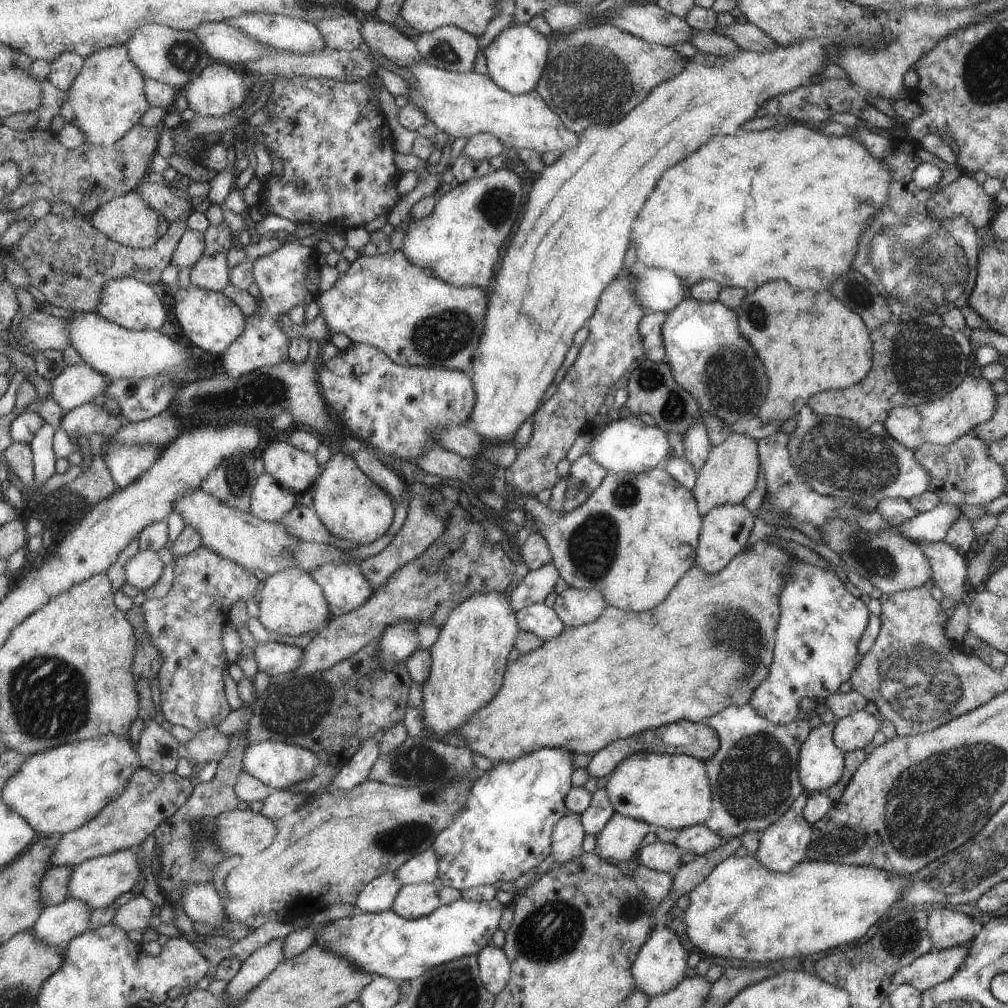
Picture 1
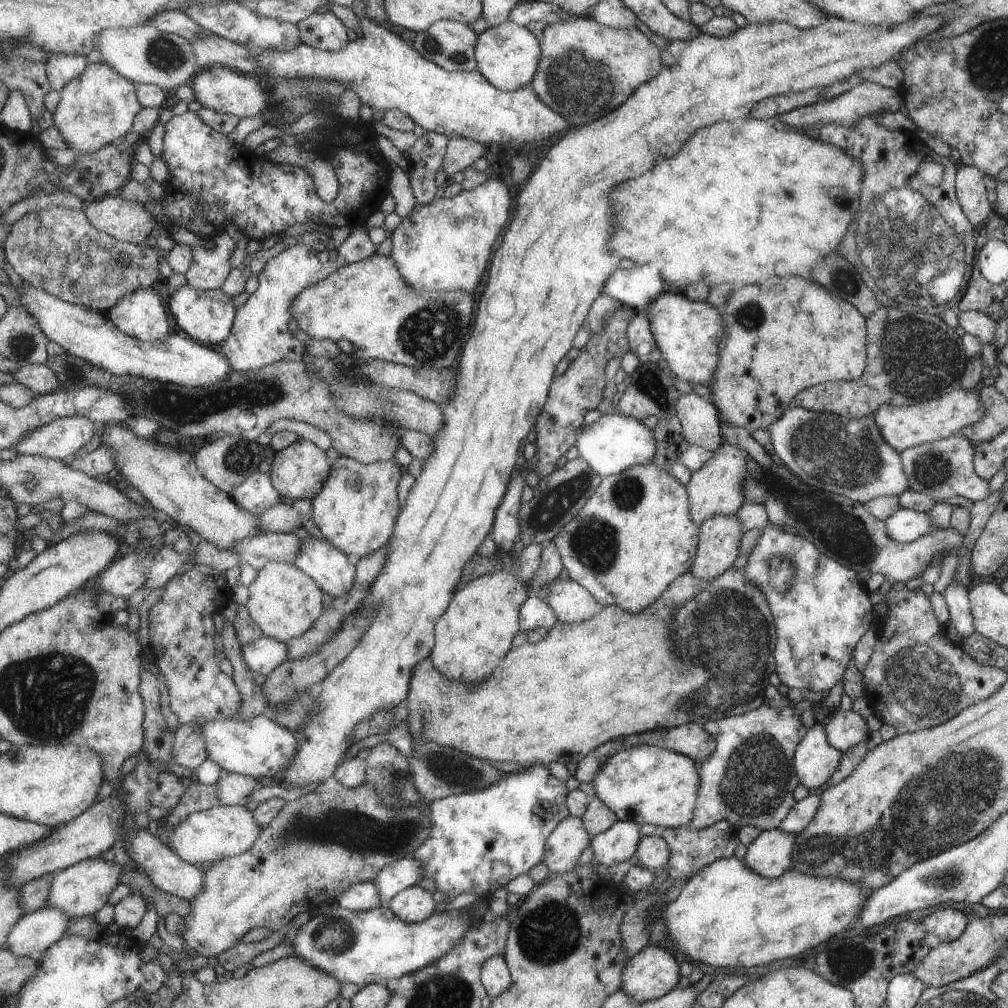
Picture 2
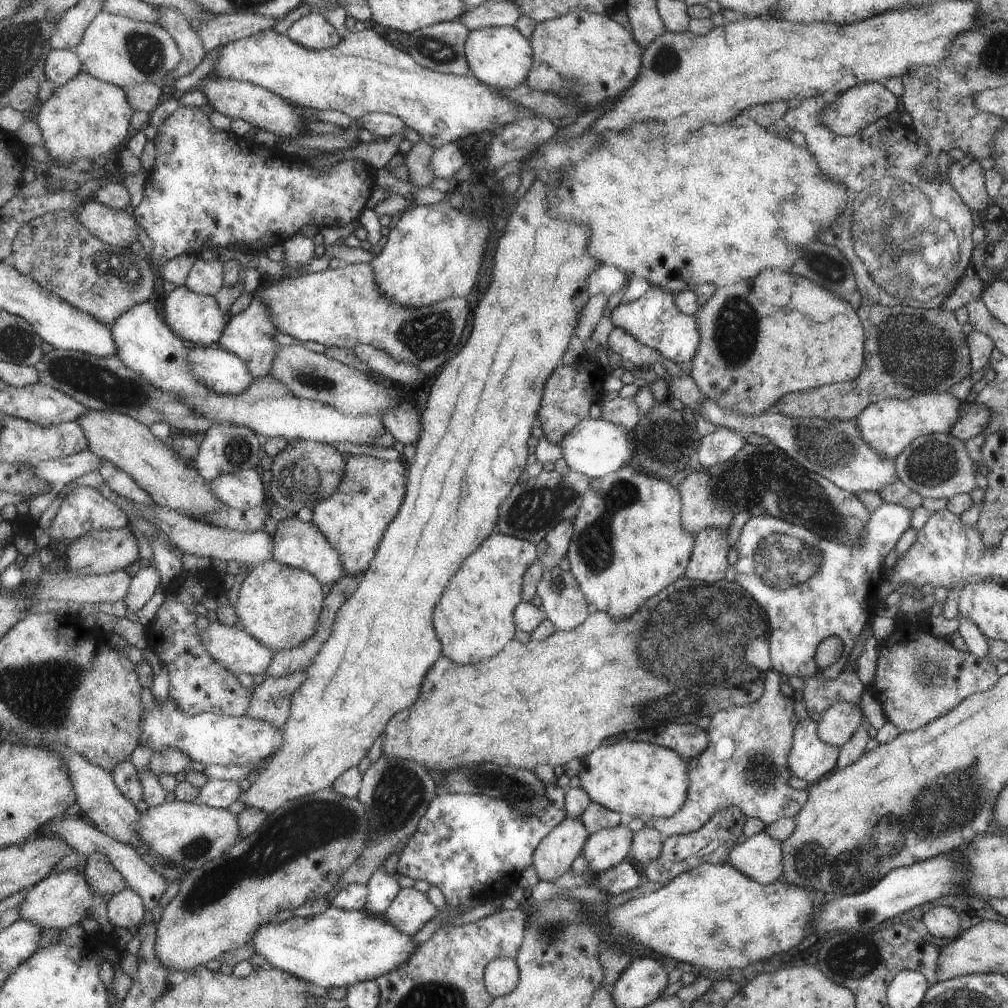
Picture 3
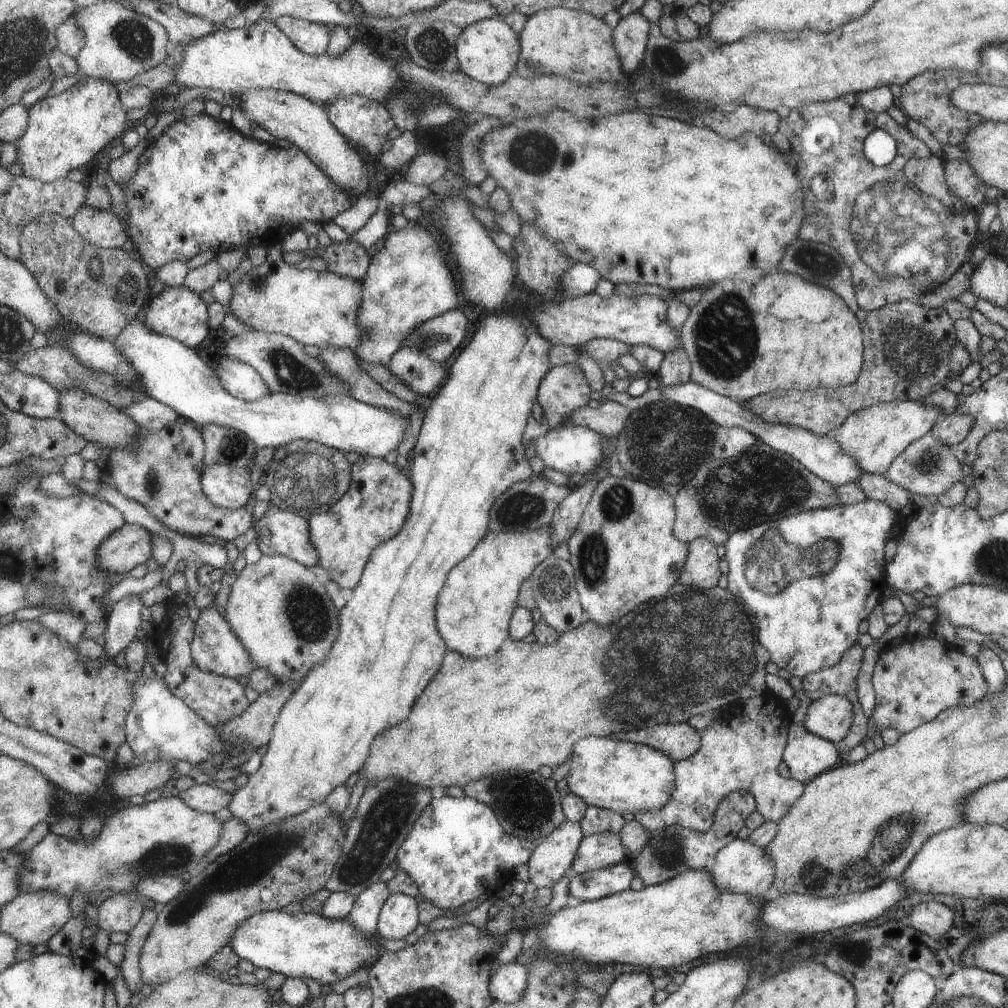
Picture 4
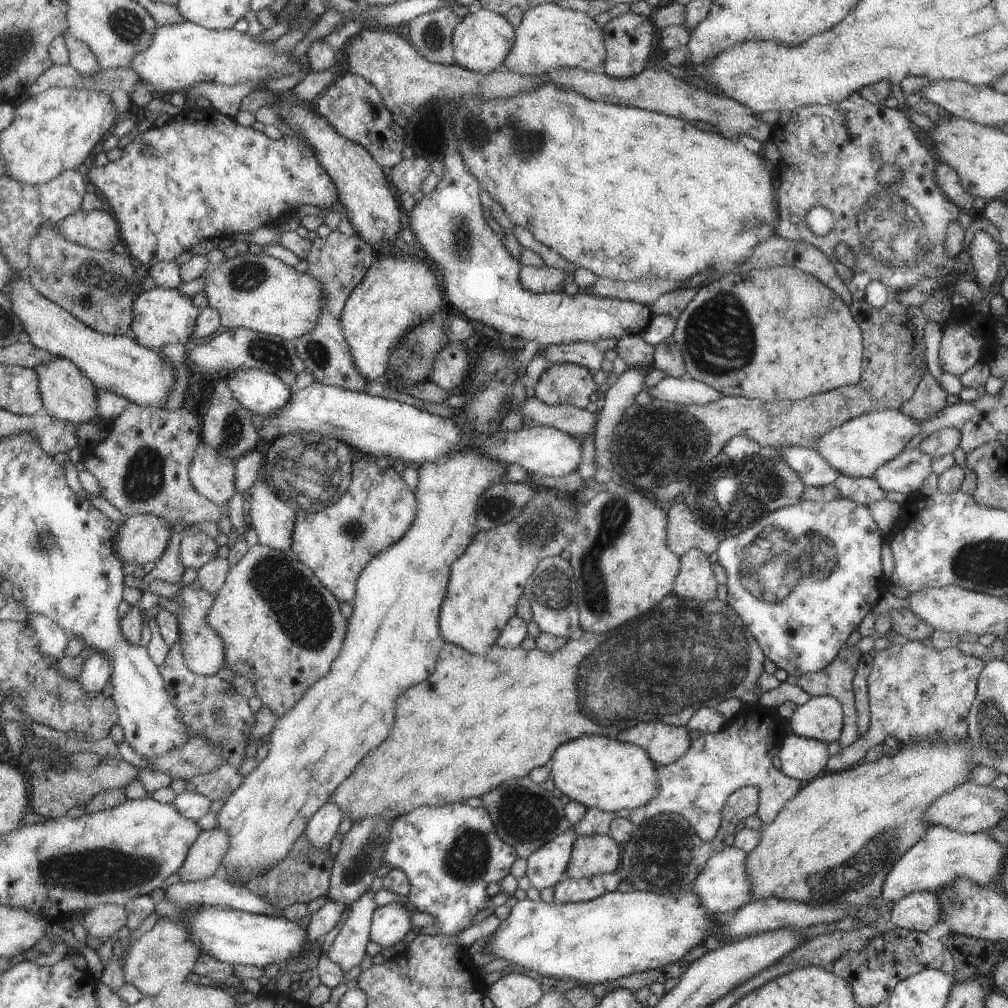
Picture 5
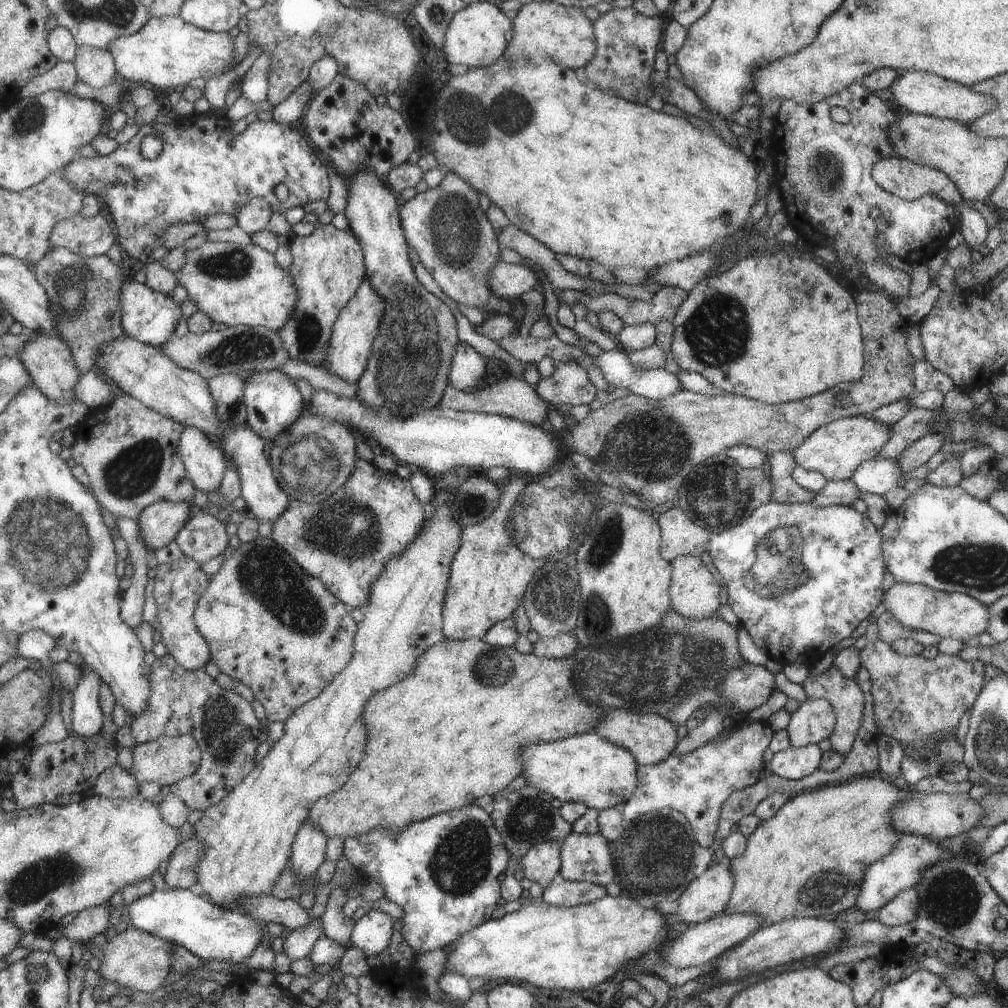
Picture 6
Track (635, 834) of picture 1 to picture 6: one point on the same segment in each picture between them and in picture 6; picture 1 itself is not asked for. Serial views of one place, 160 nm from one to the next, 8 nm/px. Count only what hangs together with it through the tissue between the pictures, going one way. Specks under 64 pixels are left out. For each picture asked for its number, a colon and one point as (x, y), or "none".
2: (610, 847)
3: (605, 848)
4: (599, 850)
5: (593, 854)
6: (584, 857)

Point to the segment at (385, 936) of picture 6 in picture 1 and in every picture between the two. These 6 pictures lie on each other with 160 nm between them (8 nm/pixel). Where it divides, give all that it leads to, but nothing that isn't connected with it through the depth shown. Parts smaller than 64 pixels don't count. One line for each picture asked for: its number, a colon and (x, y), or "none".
1: (412, 901)
2: (412, 904)
3: (409, 910)
4: (397, 917)
5: (389, 923)

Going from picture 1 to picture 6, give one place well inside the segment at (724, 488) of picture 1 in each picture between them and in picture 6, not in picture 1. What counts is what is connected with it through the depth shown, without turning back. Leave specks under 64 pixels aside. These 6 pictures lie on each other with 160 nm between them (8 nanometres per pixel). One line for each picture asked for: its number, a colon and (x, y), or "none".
2: (716, 489)
3: (699, 510)
4: (690, 522)
5: (683, 533)
6: (680, 536)

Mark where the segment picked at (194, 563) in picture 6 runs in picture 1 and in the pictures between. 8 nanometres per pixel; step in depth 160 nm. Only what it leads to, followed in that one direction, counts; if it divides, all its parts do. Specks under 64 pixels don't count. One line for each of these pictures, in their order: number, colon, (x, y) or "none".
1: (275, 659)
2: (264, 654)
3: (238, 650)
4: (217, 649)
5: (204, 652)

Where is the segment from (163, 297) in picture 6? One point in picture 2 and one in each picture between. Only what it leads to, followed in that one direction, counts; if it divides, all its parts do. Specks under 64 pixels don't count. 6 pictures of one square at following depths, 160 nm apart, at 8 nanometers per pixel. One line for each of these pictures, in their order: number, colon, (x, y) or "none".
2: (208, 316)
3: (197, 318)
4: (179, 313)
5: (161, 316)

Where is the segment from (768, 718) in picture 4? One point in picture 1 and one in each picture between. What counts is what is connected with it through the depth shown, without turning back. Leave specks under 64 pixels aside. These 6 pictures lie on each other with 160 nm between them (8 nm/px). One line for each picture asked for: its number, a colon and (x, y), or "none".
1: (753, 777)
2: (749, 779)
3: (745, 765)

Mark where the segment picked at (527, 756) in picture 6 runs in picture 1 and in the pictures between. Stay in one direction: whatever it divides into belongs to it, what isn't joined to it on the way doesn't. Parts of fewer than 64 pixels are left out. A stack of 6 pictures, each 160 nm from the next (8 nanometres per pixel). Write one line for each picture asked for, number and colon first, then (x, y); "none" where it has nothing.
1: (671, 791)
2: (645, 784)
3: (633, 778)
4: (620, 776)
5: (600, 773)

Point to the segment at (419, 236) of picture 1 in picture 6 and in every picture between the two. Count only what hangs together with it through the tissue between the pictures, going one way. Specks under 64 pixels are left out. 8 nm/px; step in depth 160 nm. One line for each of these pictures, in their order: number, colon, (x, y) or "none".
2: (443, 245)
3: (433, 252)
4: (407, 282)
5: (398, 293)
6: (357, 324)

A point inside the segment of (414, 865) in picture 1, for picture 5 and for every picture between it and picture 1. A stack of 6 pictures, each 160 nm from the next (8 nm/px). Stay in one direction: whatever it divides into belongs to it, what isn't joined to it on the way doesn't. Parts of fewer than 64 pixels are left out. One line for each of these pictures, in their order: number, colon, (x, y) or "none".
2: (396, 876)
3: (382, 887)
4: (363, 915)
5: (347, 949)

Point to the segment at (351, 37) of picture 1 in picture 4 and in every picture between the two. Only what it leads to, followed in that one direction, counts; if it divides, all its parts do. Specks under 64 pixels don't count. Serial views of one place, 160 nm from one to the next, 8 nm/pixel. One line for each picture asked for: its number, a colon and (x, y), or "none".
2: (323, 30)
3: (312, 31)
4: (311, 38)

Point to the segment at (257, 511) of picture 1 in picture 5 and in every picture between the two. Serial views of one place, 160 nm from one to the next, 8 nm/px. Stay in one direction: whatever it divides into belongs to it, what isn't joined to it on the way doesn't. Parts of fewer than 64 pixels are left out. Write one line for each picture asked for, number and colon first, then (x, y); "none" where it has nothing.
2: (257, 494)
3: (245, 490)
4: (232, 488)
5: (214, 478)

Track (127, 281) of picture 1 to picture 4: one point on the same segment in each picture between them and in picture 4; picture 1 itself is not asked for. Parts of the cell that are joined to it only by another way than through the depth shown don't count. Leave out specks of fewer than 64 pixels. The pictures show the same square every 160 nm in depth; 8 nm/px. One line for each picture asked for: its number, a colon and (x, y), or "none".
2: (140, 313)
3: (145, 343)
4: (174, 373)

